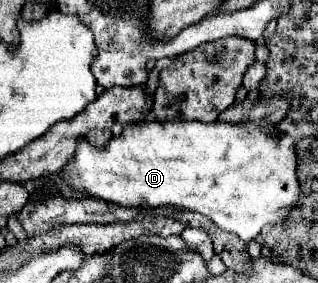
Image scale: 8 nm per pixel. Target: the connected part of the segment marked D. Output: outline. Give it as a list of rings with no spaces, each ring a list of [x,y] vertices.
[[[146,121],[124,127],[122,135],[112,137],[104,147],[94,147],[86,139],[78,141],[74,159],[66,163],[62,175],[72,191],[82,191],[124,207],[160,207],[174,205],[180,209],[196,211],[212,219],[220,229],[252,241],[264,225],[274,223],[274,215],[282,207],[294,207],[300,197],[296,173],[296,149],[288,137],[274,137],[272,129],[262,129],[256,123],[230,125],[230,123],[158,123]]]

